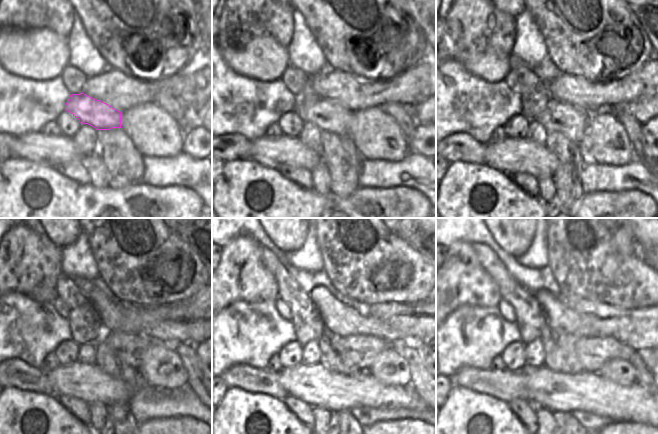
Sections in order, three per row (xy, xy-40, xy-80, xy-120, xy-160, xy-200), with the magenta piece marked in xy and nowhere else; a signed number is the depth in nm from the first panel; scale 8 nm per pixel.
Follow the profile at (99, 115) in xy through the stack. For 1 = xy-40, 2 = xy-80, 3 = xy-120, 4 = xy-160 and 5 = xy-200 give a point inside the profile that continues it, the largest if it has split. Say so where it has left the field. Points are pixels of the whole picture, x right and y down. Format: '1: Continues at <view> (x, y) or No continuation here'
1: Continues at xy-40 (330, 116)
2: Continues at xy-80 (558, 116)
3: Continues at xy-120 (129, 348)
4: Continues at xy-160 (362, 350)
5: Continues at xy-200 (592, 351).

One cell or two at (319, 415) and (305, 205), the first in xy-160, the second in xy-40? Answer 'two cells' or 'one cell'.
two cells

